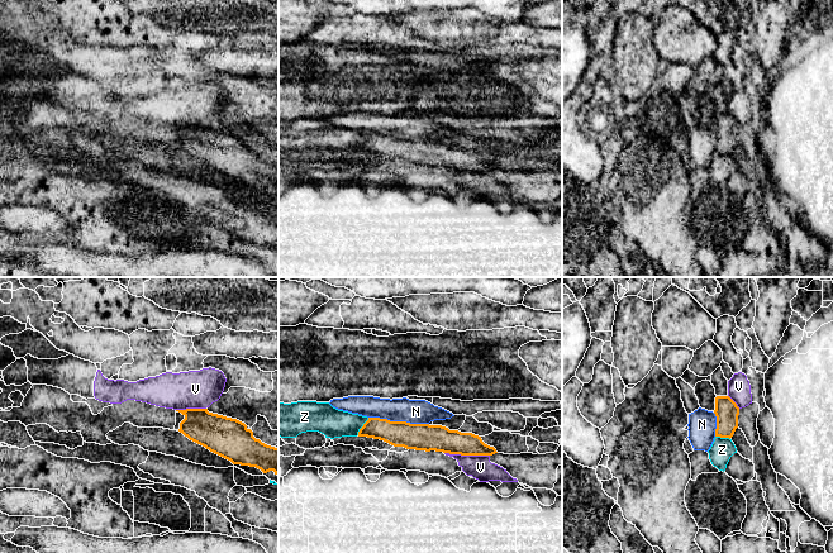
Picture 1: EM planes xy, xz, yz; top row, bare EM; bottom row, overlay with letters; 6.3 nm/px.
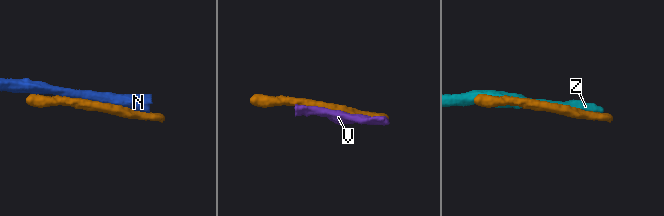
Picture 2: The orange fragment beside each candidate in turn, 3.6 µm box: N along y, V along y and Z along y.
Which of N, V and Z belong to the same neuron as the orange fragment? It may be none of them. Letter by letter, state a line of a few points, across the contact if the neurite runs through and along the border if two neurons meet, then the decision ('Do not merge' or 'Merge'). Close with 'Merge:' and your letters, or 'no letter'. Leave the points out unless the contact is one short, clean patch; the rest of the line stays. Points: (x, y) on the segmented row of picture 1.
N: Do not merge
V: Do not merge
Z: Do not merge
Merge: no letter

